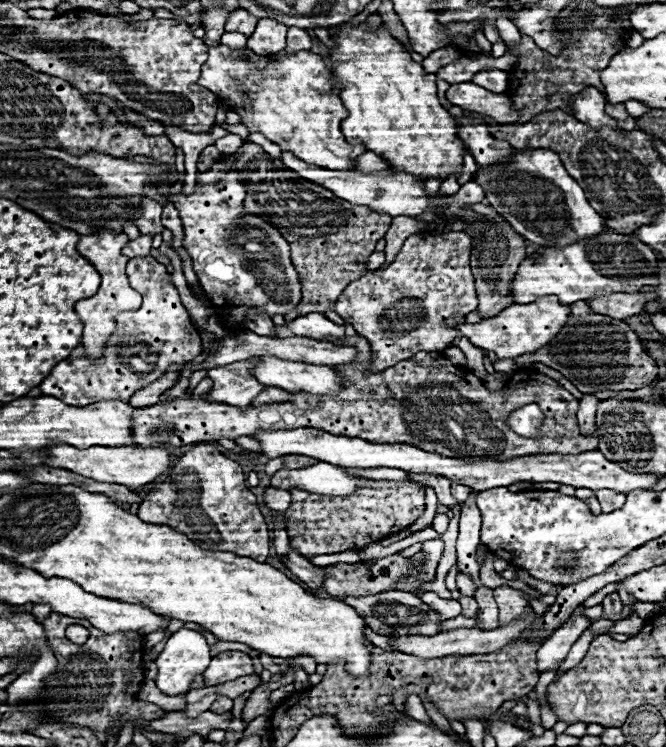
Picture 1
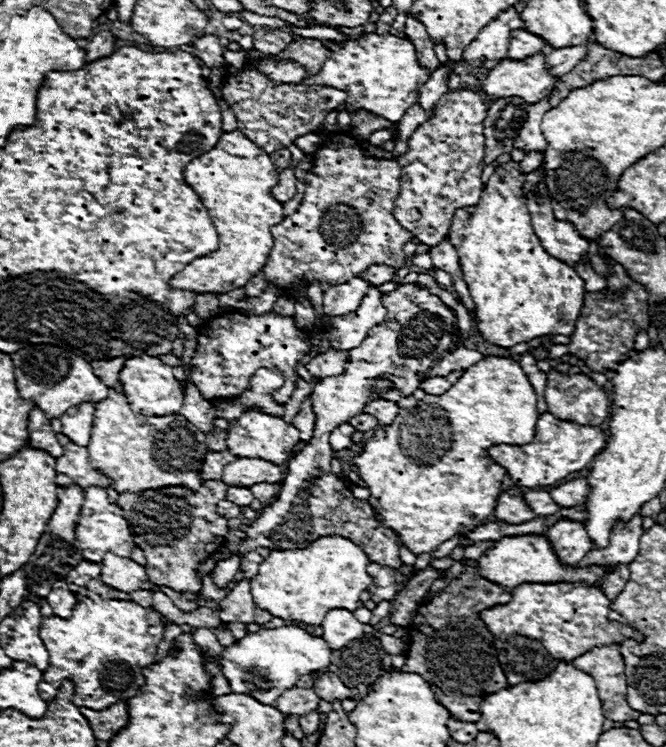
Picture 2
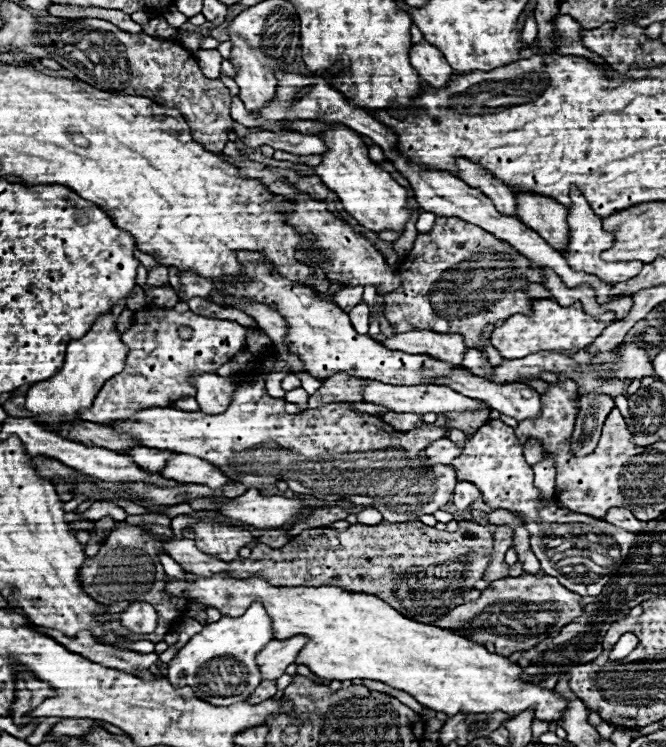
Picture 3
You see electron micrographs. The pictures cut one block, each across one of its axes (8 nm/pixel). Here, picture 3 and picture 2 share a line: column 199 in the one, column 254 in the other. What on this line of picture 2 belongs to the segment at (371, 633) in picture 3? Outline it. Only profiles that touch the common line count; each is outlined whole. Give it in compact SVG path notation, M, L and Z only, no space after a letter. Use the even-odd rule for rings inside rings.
M322 536L314 540L308 548L272 550L270 556L264 558L264 562L260 564L258 576L250 580L250 594L258 608L268 610L276 618L320 626L328 610L348 606L352 612L362 604L362 592L366 592L368 586L372 586L372 576L366 572L368 564L368 556L352 540L346 540L342 536Z

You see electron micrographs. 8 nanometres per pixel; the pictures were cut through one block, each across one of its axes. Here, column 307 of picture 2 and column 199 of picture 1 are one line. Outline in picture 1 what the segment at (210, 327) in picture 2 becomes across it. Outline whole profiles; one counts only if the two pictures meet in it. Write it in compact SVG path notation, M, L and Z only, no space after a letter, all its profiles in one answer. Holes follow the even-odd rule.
M144 256L140 260L130 260L128 268L126 268L130 286L142 294L142 306L136 312L124 312L116 318L118 330L116 330L116 338L120 340L118 346L110 346L110 350L104 354L104 360L96 362L96 366L90 360L84 360L84 348L78 346L64 362L58 362L52 372L48 374L48 378L42 380L42 384L38 386L42 390L44 396L56 396L58 400L72 404L72 406L88 406L92 402L100 402L100 400L124 400L128 402L136 390L146 388L148 384L152 384L154 380L158 380L160 376L164 376L164 372L172 366L172 364L184 364L188 360L194 360L198 354L202 354L202 338L198 328L194 326L194 322L190 320L186 308L180 302L178 290L174 288L174 284L170 282L170 274L166 272L166 266L156 262L152 256Z

